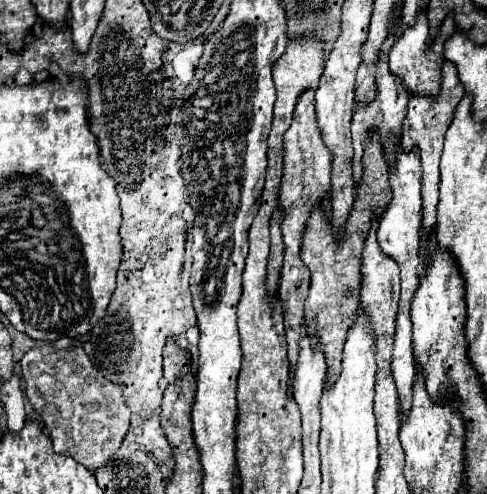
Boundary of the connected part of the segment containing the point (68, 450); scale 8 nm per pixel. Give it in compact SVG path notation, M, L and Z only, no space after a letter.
M52 344L36 346L22 358L22 378L26 382L26 396L42 416L58 454L72 456L88 470L96 470L112 460L128 432L130 410L126 410L122 390L92 366L84 348L56 350Z

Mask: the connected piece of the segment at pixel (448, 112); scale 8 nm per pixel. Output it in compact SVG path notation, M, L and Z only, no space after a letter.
M444 62L442 68L442 92L436 98L420 98L420 96L410 96L408 104L408 114L404 118L404 128L402 128L402 140L400 146L404 152L410 152L412 148L418 148L420 158L422 158L422 198L424 198L424 210L422 210L422 248L426 246L428 238L432 236L436 228L436 204L438 204L438 186L440 186L440 156L442 156L442 146L444 146L444 134L454 118L454 110L460 104L464 96L464 86L458 78L456 66L452 62Z

